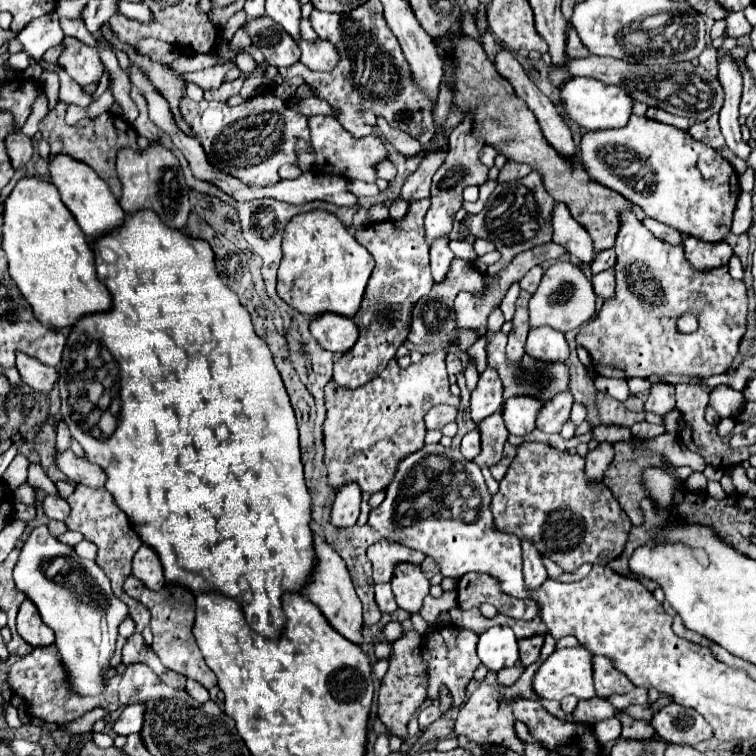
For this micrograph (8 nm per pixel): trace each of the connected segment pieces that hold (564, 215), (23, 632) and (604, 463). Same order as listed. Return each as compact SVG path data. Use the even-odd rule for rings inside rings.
M556 204L554 206L554 218L552 218L552 226L554 226L554 242L562 244L568 248L568 252L582 260L584 264L592 264L592 260L596 258L596 252L592 248L592 238L588 236L588 232L572 218L572 214L568 212L568 208L564 204Z
M28 600L22 602L18 612L18 634L34 648L54 644L54 632L40 620L36 606Z
M600 442L594 450L590 450L586 454L586 476L594 482L600 482L604 470L612 462L612 458L614 458L614 444Z

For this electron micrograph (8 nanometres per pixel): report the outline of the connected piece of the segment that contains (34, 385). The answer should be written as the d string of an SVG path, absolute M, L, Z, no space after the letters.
M18 352L18 356L16 356L16 368L20 372L22 382L36 394L50 394L52 384L58 380L56 368L50 368L22 352Z

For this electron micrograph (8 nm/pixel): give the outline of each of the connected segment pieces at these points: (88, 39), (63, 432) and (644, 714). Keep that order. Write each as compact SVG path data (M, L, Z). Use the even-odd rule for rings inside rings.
M62 18L60 20L60 26L64 30L66 36L72 36L72 38L78 38L82 40L82 44L96 44L96 38L86 30L84 22L78 18L78 20L68 20L68 18Z
M58 422L56 430L58 430L58 436L56 436L56 448L58 448L58 450L74 450L78 456L82 456L82 446L70 436L68 426L66 426L64 422Z
M630 706L628 710L626 710L626 714L630 714L632 718L638 718L638 720L652 720L652 716L654 716L654 712L650 710L650 706Z

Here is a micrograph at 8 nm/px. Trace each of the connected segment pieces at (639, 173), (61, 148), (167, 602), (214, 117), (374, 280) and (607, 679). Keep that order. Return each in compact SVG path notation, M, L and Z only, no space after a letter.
M632 114L624 128L586 132L580 140L580 158L592 180L618 192L632 204L640 206L648 218L658 220L678 230L680 234L688 234L704 242L720 242L730 232L732 212L740 196L738 174L720 156L720 152L716 152L708 144L694 140L686 130L678 130L674 126L650 120L646 116L640 118Z
M58 102L56 108L52 112L48 112L48 116L42 120L40 124L40 132L44 134L44 138L50 142L52 148L52 156L58 154L66 154L74 160L80 160L84 164L88 164L102 180L106 180L106 184L110 186L112 194L116 198L120 198L120 180L116 176L116 152L120 148L138 148L138 134L136 130L122 118L116 114L102 114L96 120L82 120L76 126L68 126L64 116L66 116L66 108L68 104Z
M128 576L128 580L124 582L124 592L128 596L132 596L134 600L140 600L152 614L150 620L150 630L154 634L154 642L152 642L152 650L156 652L156 656L160 658L160 662L178 672L184 674L186 678L192 678L196 682L200 682L204 688L214 688L216 686L216 676L214 672L204 664L204 658L200 656L200 648L196 644L196 638L192 636L192 624L194 624L194 594L188 590L182 590L178 586L168 586L162 592L152 592L148 590L140 580L136 580L134 576Z
M264 90L234 108L220 102L194 102L184 98L180 100L180 114L194 134L200 136L202 148L212 166L228 170L232 176L254 186L276 184L280 180L278 168L282 164L296 164L296 140L304 138L310 142L308 118L298 110L292 110L284 100L274 98L270 90Z
M430 198L424 200L412 200L410 208L406 212L404 218L400 220L386 220L386 222L378 222L378 224L370 224L364 230L356 230L356 240L374 256L376 266L374 272L368 280L366 292L364 292L364 300L362 306L358 310L358 314L354 316L354 324L360 330L360 338L354 344L354 348L350 352L346 352L336 364L334 364L334 380L344 386L344 388L358 388L362 384L366 384L368 380L372 380L374 376L378 376L386 364L394 358L396 350L404 344L406 336L408 336L408 328L412 322L412 308L414 304L430 292L434 284L432 274L430 274L430 252L428 252L428 244L424 238L424 216L430 208Z
M606 656L592 658L592 676L594 676L596 694L600 698L608 698L612 694L626 694L634 690L630 680L622 672L618 672Z

